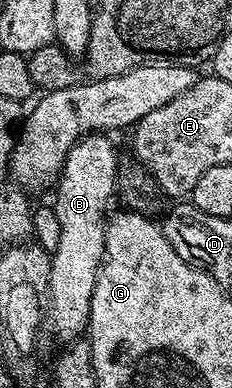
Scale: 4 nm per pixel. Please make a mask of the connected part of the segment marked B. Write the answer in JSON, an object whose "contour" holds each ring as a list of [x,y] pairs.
{"contour":[[[92,132],[84,134],[79,141],[73,144],[69,156],[63,162],[63,172],[59,176],[59,181],[54,187],[55,215],[57,224],[61,224],[61,240],[57,240],[57,248],[51,254],[51,273],[47,275],[45,289],[51,293],[51,310],[49,306],[49,322],[51,326],[66,340],[75,340],[79,334],[88,329],[91,320],[91,297],[93,288],[97,284],[99,269],[103,263],[103,253],[105,252],[105,232],[107,231],[107,201],[117,190],[117,179],[121,174],[119,158],[115,155],[115,146],[110,142],[108,135],[103,132]]]}

